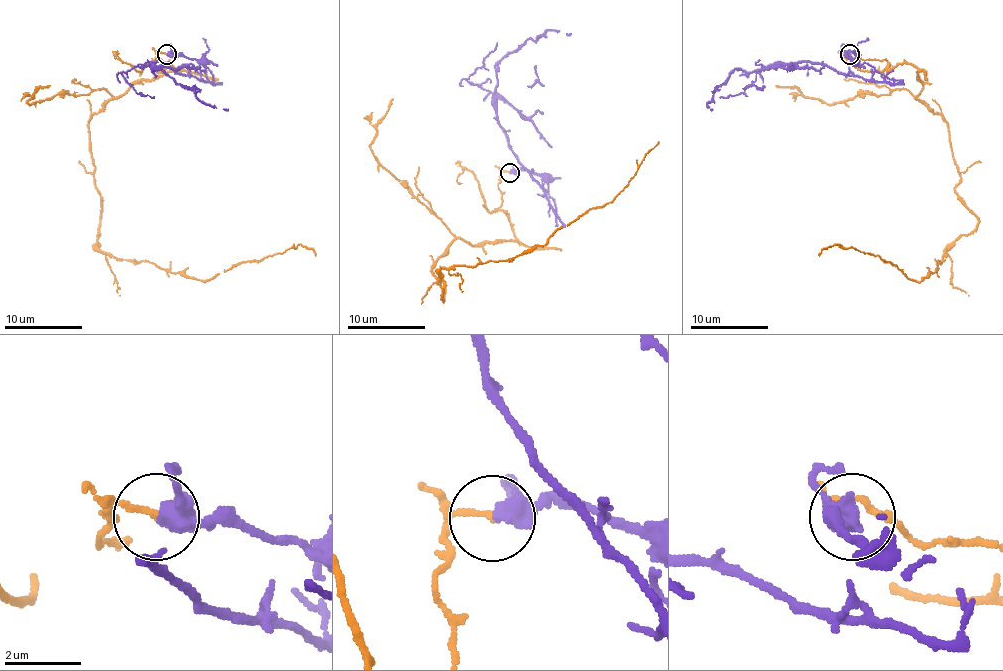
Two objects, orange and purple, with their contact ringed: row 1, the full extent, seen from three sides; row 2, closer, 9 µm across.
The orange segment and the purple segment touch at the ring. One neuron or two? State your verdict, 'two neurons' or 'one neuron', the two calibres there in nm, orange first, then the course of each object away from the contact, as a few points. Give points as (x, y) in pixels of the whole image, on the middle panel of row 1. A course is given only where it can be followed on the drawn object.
one neuron; calibres 150 and 400 nm; course orange (510, 172), (494, 211), (516, 238), (457, 238), (432, 265), (444, 300), (442, 269), (528, 254), (658, 143); course purple (510, 172), (537, 174), (555, 211), (512, 150), (496, 113), (494, 67), (531, 40), (537, 78), (528, 86)

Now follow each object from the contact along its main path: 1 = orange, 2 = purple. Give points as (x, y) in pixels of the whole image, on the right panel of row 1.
1: (849, 54), (915, 67), (977, 219), (919, 281), (866, 252), (820, 256)
2: (849, 54), (888, 79), (864, 81), (808, 61), (736, 69), (717, 87), (763, 85)

